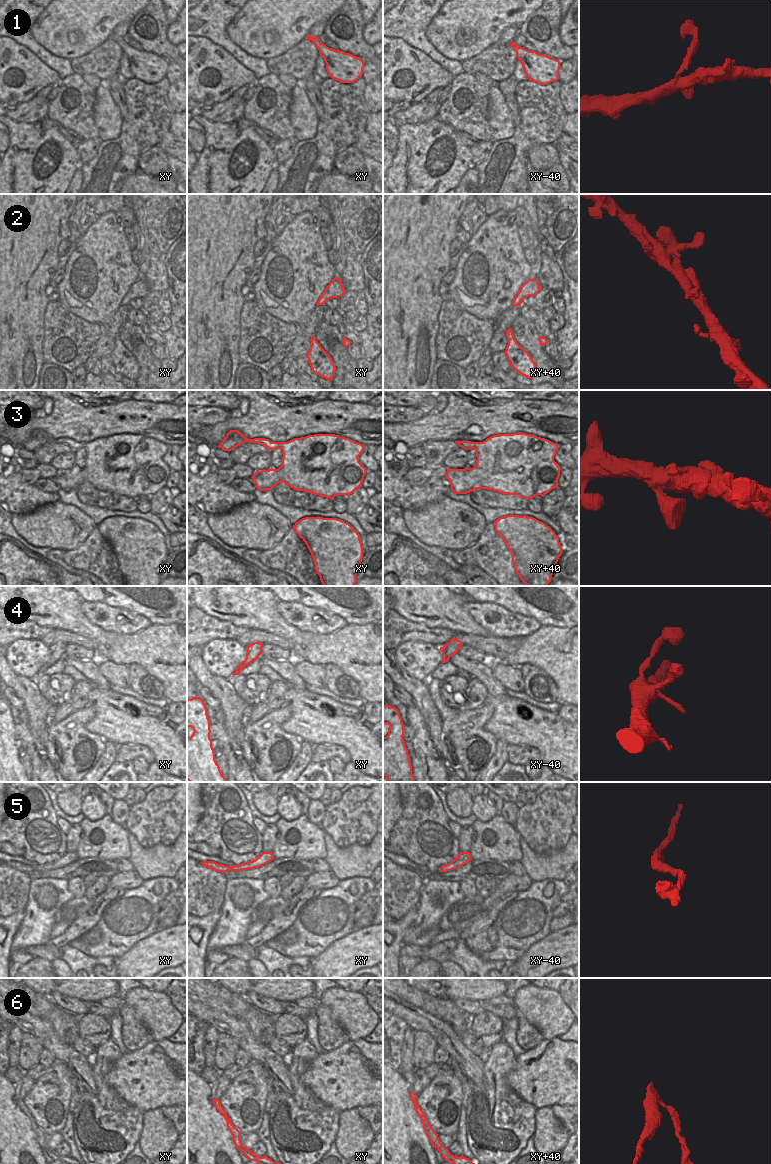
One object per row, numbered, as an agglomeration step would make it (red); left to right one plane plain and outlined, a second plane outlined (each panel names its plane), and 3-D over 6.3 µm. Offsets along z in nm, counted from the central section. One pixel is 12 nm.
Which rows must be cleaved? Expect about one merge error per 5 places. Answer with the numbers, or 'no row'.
6

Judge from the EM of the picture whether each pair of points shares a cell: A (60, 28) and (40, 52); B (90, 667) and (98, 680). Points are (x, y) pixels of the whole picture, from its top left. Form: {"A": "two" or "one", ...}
{"A": "two", "B": "one"}

